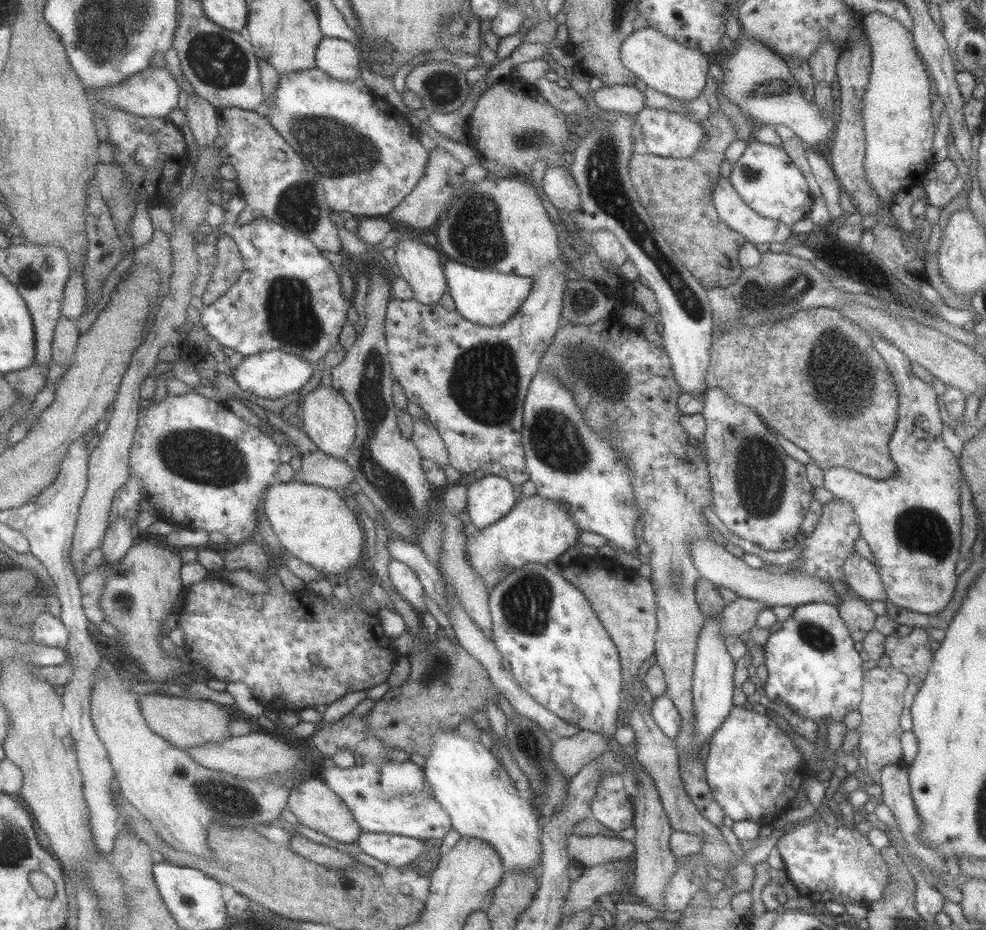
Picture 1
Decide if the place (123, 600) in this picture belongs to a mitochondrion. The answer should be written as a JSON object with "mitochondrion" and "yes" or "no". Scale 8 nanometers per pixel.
{"mitochondrion":"yes"}

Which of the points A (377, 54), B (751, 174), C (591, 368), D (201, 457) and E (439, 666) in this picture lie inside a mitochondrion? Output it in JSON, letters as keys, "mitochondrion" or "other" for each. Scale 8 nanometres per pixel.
{"A":"mitochondrion","B":"mitochondrion","C":"mitochondrion","D":"mitochondrion","E":"mitochondrion"}

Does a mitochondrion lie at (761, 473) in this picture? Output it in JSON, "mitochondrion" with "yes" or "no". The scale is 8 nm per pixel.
{"mitochondrion":"yes"}

